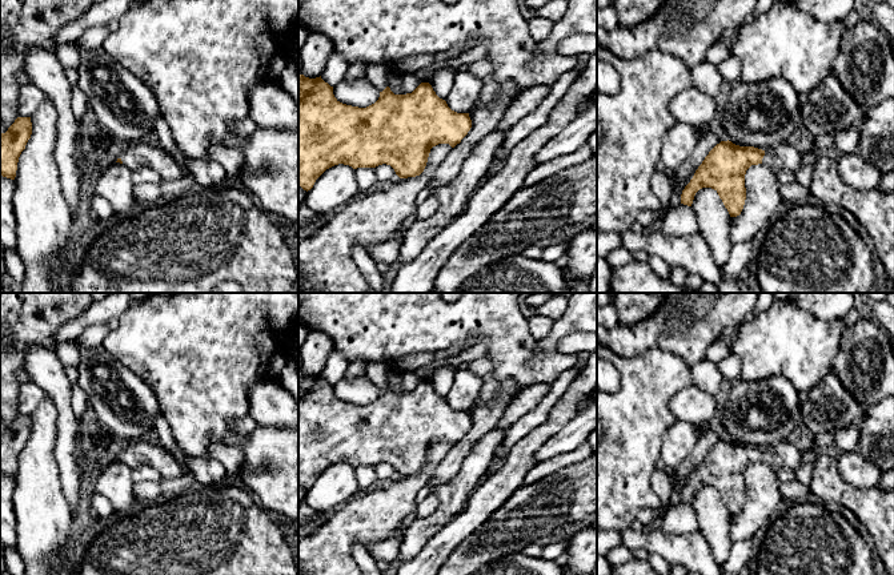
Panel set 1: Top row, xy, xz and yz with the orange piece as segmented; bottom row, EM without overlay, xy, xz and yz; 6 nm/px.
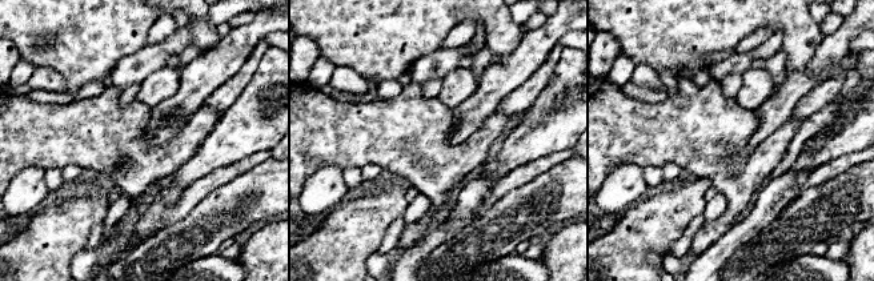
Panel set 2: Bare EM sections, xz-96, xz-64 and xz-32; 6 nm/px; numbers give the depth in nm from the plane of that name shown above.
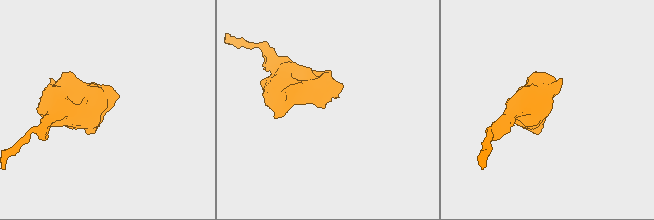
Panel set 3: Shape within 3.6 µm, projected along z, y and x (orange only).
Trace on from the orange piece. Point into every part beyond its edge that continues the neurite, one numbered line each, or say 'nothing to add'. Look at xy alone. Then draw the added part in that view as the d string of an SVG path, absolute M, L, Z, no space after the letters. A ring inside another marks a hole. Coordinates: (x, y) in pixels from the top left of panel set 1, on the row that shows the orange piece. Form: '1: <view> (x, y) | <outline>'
1: xy (151, 155) | M153 141L131 144L120 158L132 170L149 168L157 172L161 180L180 180L185 174L173 156Z

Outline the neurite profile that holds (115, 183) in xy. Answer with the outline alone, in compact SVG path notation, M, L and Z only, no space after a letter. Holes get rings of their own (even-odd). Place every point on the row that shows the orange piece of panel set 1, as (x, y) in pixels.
M115 161L99 170L93 170L88 185L92 194L99 194L111 204L116 217L128 214L137 204L133 170L124 164Z

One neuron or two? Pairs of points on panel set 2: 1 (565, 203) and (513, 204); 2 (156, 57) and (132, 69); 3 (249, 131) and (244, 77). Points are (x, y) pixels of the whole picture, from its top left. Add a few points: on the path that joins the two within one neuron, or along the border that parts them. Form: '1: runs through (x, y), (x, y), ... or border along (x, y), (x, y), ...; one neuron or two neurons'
1: runs through (552, 197), (536, 197), (532, 193), (526, 197); one neuron
2: runs through (151, 57), (137, 69); one neuron
3: border along (260, 59), (253, 77), (225, 111); two neurons

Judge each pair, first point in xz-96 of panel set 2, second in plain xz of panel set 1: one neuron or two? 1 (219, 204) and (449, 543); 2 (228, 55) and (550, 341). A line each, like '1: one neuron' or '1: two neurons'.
1: two neurons
2: one neuron

